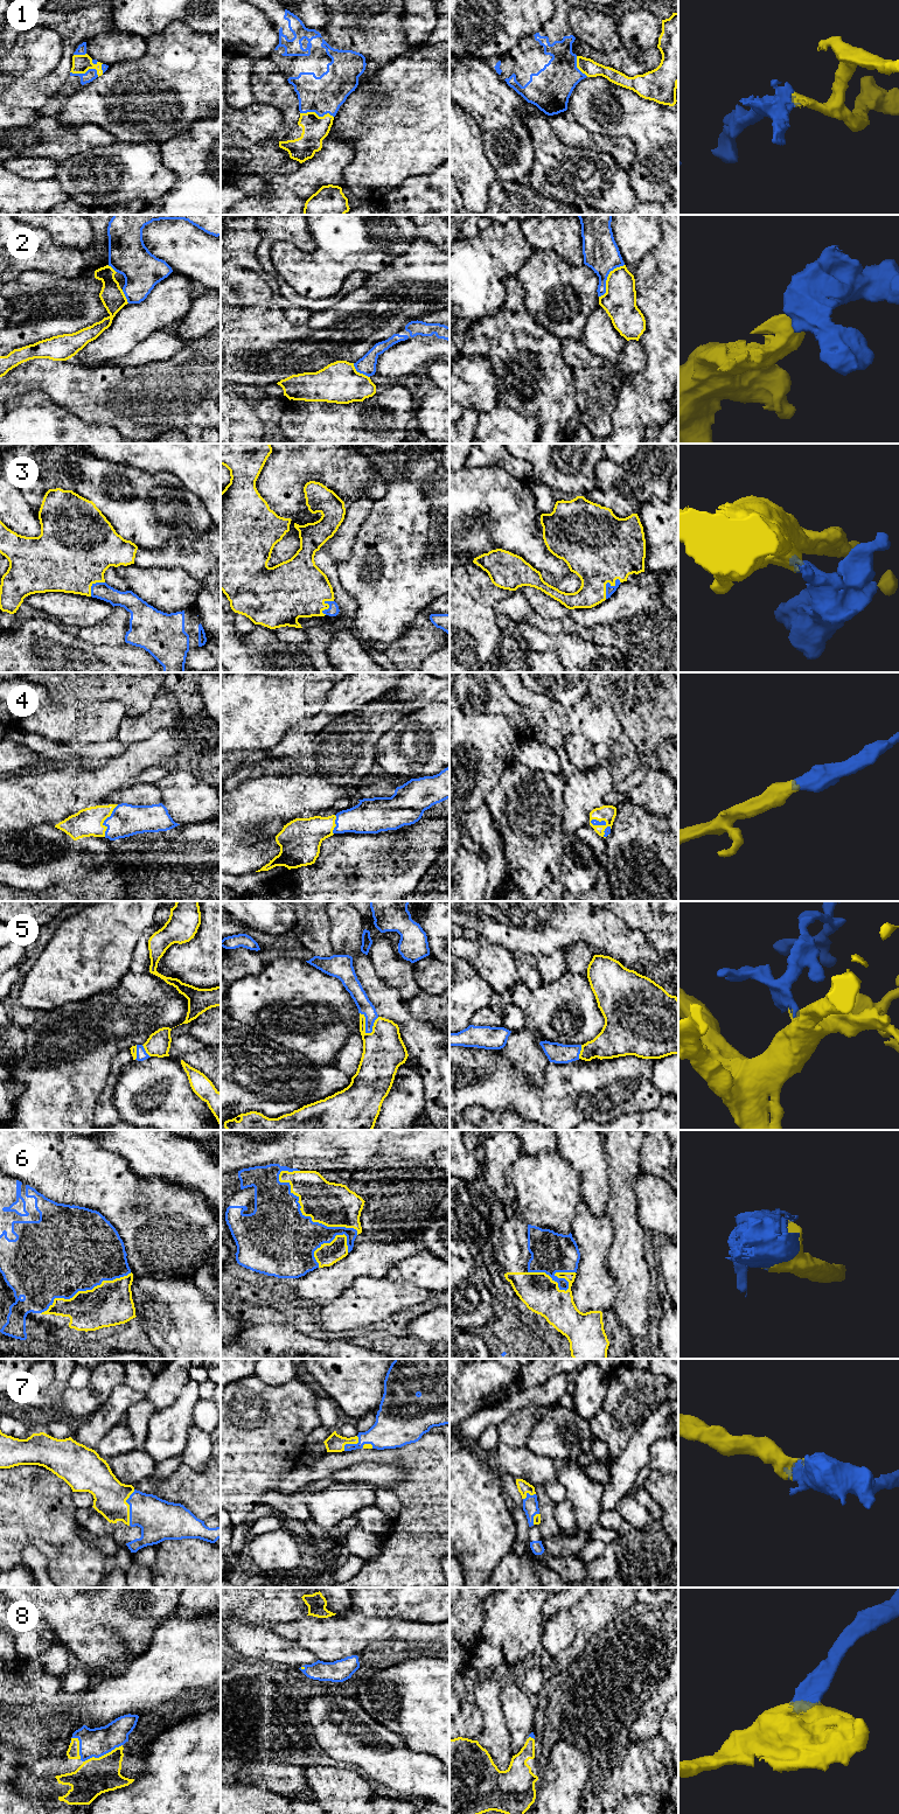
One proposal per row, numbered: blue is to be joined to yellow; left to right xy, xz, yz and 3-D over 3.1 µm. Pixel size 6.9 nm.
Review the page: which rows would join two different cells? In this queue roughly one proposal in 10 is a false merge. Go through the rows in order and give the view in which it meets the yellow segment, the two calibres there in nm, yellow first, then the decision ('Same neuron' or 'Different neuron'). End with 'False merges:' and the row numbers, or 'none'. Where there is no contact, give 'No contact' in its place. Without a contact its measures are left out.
1: Touches yellow in xz. Thickness 180 nm (yellow) against 260 nm. Same neuron
2: Touches yellow in yz. Thickness 240 nm (yellow) against 240 nm. Different neuron
3: Touches yellow in yz. Thickness 480 nm (yellow) against 60 nm. Same neuron
4: Touches yellow in xy. Thickness 190 nm (yellow) against 220 nm. Same neuron
5: Touches yellow in xz. Thickness 280 nm (yellow) against 100 nm. Same neuron
6: Touches yellow in xz. Thickness 300 nm (yellow) against 460 nm. Same neuron
7: Touches yellow in xy. Thickness 220 nm (yellow) against 280 nm. Same neuron
8: Touches yellow in xy. Thickness 260 nm (yellow) against 200 nm. Same neuron
False merges: 2

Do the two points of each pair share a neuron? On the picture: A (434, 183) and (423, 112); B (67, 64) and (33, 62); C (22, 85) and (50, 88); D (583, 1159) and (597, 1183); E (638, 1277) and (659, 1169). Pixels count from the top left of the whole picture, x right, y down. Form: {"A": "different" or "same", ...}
{"A": "different", "B": "different", "C": "same", "D": "same", "E": "different"}

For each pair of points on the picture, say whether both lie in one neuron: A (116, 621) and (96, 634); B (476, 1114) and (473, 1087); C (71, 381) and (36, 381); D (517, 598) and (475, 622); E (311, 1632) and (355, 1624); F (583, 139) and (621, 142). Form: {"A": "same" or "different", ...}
{"A": "same", "B": "different", "C": "same", "D": "different", "E": "same", "F": "same"}

